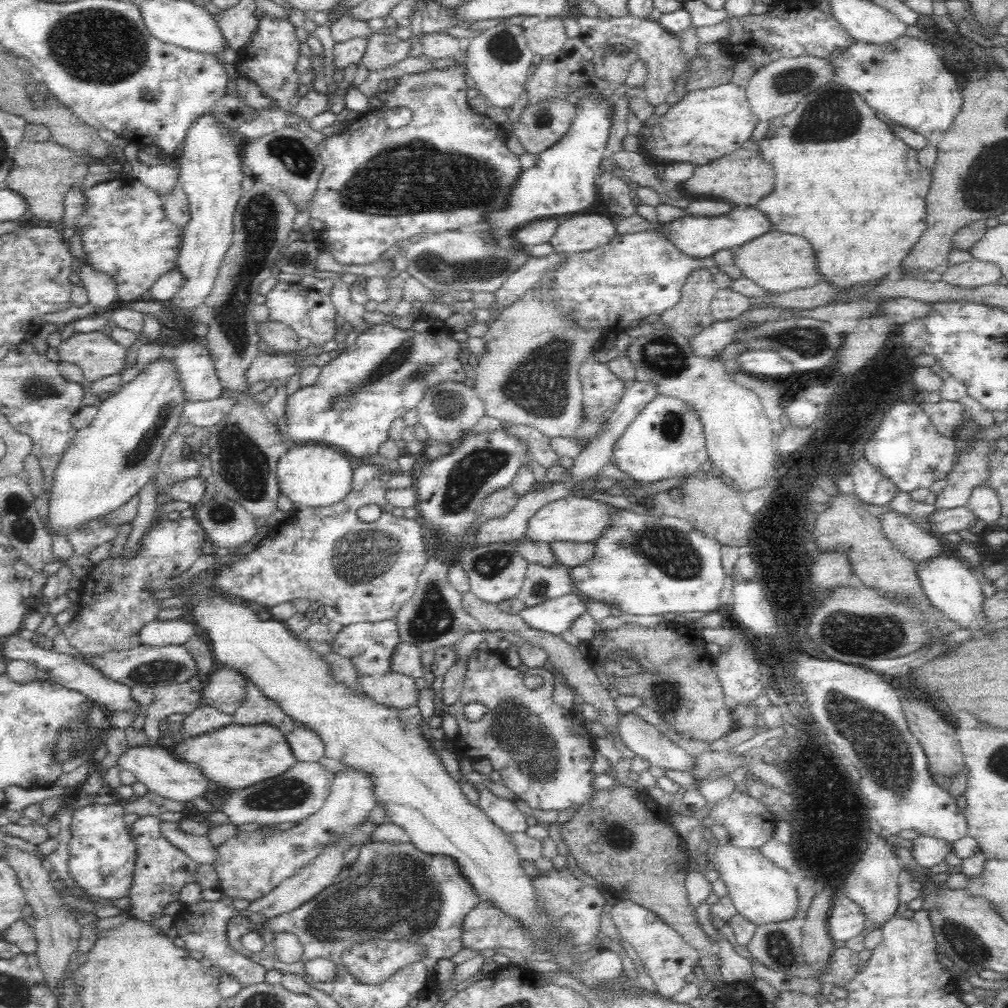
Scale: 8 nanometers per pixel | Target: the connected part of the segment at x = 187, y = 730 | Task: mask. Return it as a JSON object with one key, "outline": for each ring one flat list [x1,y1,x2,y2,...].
{"outline":[[208,705,198,707,190,715,180,719,183,726,179,732,183,739,209,734,234,724,233,716,228,716,217,708]]}

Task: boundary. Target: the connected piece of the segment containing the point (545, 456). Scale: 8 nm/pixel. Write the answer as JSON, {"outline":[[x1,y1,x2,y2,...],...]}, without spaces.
{"outline":[[516,425,508,427,514,436,522,439,528,445,528,450,535,460,544,468,559,465,559,456,550,445,551,439,532,426]]}

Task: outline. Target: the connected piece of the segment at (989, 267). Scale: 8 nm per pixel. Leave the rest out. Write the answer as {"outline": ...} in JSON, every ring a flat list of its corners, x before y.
{"outline":[[977,258,951,266,944,274,941,274,941,279,944,282,952,286,967,288,996,284,1000,277,1002,277,1002,271,998,265]]}

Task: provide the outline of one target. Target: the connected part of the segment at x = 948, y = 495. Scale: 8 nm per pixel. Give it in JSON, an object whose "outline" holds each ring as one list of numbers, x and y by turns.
{"outline":[[974,441,964,449,947,474,946,486,937,494,934,507,938,511,950,510,967,504,972,490,988,485,990,478,990,442]]}

